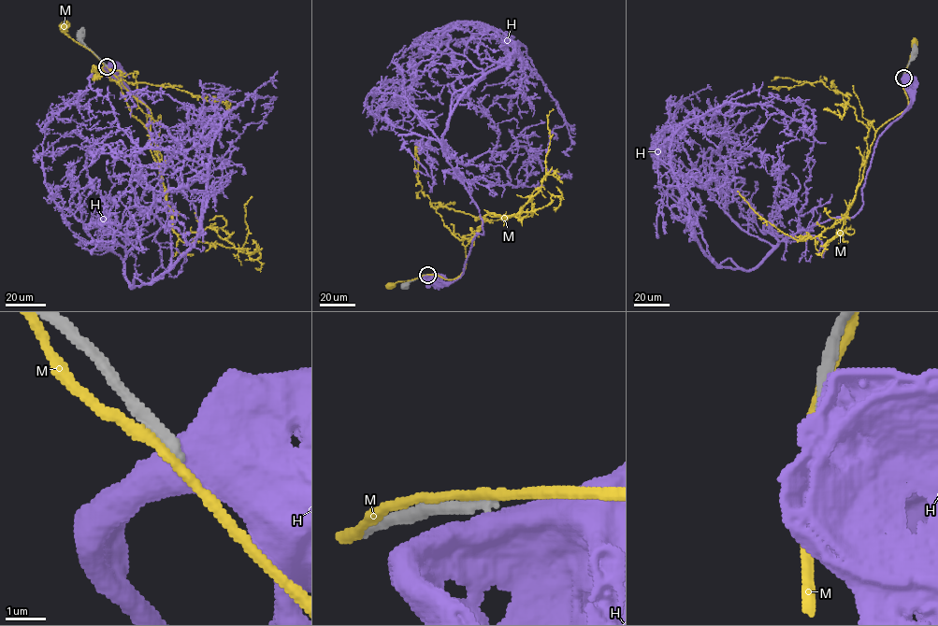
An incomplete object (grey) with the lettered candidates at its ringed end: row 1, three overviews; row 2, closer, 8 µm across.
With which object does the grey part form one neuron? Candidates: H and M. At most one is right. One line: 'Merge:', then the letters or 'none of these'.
Merge: none of these

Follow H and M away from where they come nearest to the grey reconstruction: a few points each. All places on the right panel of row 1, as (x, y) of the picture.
H: (904, 78), (861, 208), (719, 267), (672, 136), (727, 102), (785, 114)
M: (903, 78), (915, 42)

